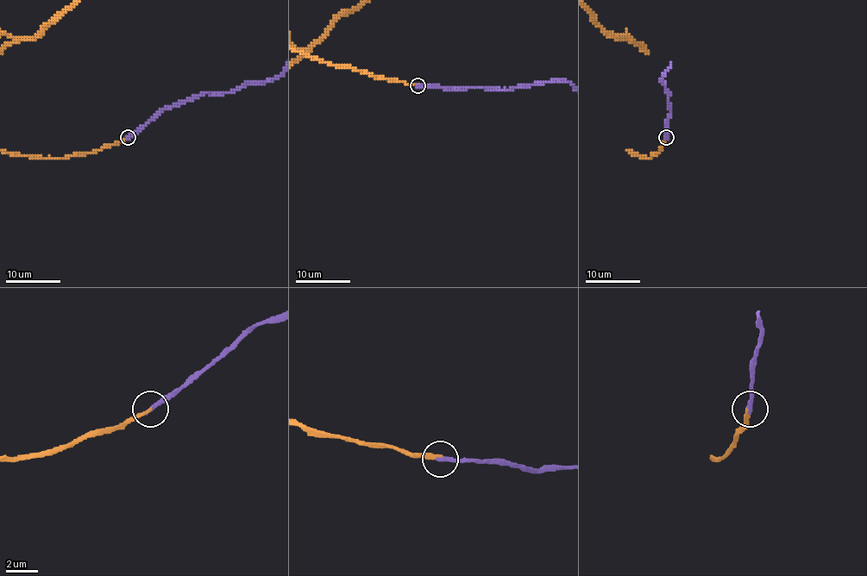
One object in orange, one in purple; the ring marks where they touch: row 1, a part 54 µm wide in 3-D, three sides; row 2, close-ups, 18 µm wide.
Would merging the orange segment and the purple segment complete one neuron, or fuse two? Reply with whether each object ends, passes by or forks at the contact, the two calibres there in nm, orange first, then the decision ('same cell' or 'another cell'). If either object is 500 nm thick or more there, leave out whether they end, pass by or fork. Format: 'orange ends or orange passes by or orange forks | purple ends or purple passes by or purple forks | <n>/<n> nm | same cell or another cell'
orange ends | purple ends | 220/280 nm | same cell

